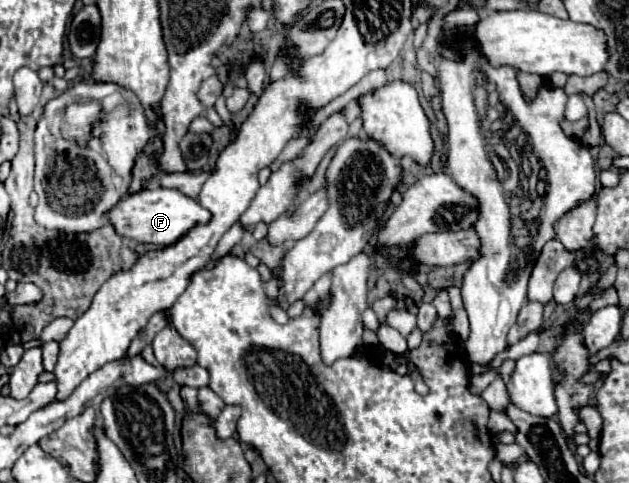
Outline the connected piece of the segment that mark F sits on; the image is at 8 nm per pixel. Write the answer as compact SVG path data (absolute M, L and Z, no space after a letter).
M154 188L154 190L140 190L134 194L124 196L112 212L108 212L110 224L116 228L118 236L130 238L134 242L148 242L156 246L168 246L176 242L180 236L184 236L190 228L196 224L204 224L210 220L210 212L198 204L198 200L192 200L178 190L168 188Z

